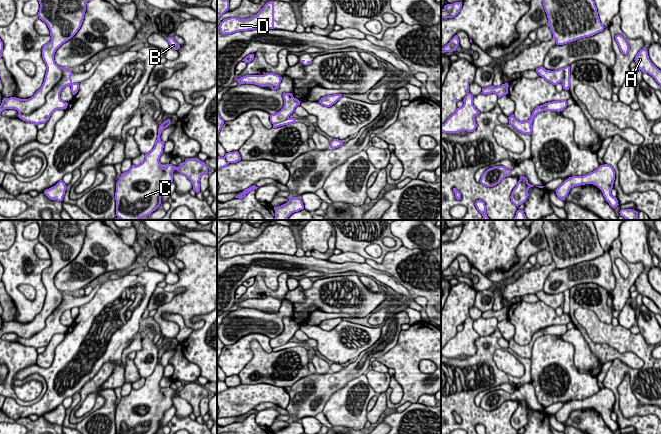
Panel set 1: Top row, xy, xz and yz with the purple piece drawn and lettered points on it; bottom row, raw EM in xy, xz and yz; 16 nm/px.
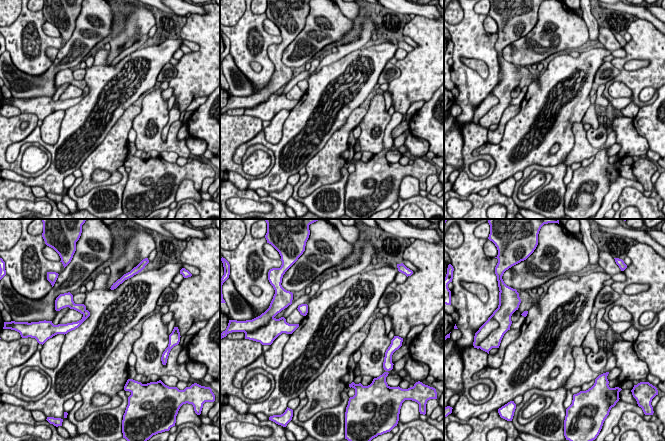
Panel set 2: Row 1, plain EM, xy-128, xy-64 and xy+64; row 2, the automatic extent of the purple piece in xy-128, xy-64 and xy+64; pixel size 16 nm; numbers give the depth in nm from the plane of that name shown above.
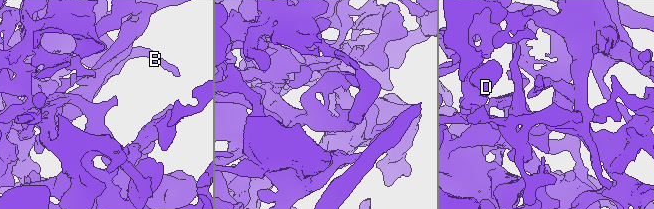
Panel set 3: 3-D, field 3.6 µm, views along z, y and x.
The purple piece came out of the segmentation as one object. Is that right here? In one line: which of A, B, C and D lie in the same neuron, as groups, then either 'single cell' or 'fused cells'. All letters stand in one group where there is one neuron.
A B C / D | fused cells

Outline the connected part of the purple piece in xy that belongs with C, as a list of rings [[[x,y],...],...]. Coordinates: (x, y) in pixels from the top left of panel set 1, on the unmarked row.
[[[170,343],[158,352],[154,372],[145,378],[145,384],[139,389],[121,398],[116,407],[116,434],[156,434],[161,428],[164,413],[173,406],[173,395],[186,400],[193,414],[200,416],[200,402],[208,397],[208,390],[197,382],[186,383],[180,391],[166,388],[163,392],[159,385],[163,377],[164,366],[160,363],[162,355],[171,348]]]

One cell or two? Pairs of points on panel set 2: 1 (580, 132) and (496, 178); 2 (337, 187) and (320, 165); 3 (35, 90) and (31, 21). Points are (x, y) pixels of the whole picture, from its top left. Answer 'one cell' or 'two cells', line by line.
1: two cells
2: two cells
3: two cells

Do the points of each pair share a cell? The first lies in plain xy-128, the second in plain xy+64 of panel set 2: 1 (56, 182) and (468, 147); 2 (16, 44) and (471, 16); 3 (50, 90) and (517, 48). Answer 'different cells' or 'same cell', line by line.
1: different cells
2: same cell
3: same cell

